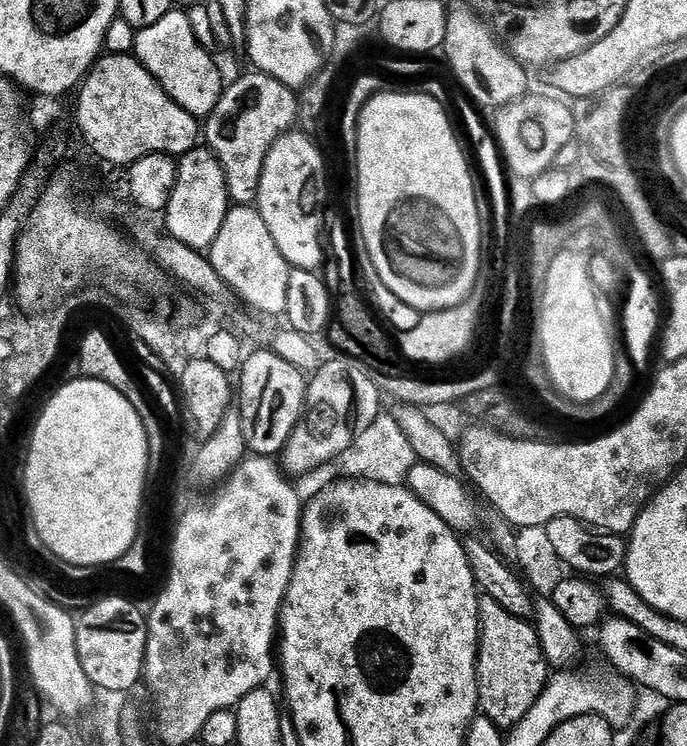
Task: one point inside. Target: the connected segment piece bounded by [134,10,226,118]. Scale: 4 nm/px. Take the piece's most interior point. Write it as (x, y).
(168, 50)

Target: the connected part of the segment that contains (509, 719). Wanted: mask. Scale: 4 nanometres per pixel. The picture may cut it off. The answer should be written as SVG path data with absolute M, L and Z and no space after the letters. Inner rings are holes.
M486 595L479 597L480 656L476 659L476 677L480 691L479 711L501 730L513 728L526 718L530 706L538 702L550 679L550 663L543 654L535 627L522 618L514 618Z

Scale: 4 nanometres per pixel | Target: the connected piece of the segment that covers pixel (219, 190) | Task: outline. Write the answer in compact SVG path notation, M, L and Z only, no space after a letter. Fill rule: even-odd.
M197 146L179 157L174 194L170 194L170 202L162 216L168 223L167 235L197 250L211 249L214 238L218 238L218 230L222 230L222 222L226 222L229 207L224 171L212 149Z

